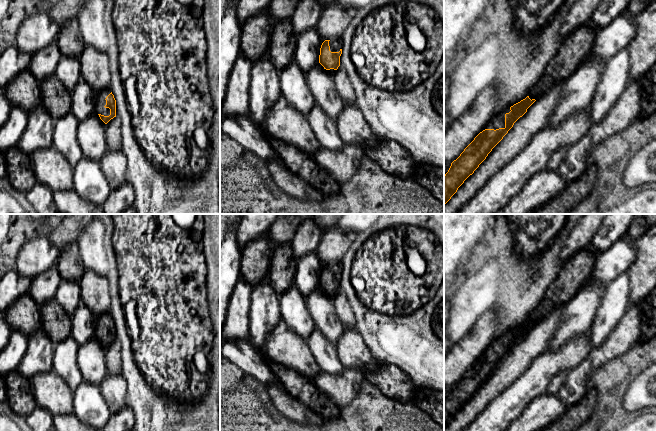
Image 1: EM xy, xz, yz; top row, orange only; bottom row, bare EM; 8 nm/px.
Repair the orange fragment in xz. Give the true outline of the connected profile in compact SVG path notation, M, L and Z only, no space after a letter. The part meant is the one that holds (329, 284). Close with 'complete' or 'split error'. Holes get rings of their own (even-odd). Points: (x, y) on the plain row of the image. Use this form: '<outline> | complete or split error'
M341 261L323 265L320 272L319 287L328 295L333 297L340 290L340 280L342 278Z | split error

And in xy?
M110 310L97 317L97 320L96 335L100 343L107 348L111 343L116 341L116 324Z | split error

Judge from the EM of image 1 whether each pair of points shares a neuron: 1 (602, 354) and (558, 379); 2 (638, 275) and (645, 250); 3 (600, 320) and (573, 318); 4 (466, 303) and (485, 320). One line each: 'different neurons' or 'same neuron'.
1: different neurons
2: same neuron
3: different neurons
4: different neurons

